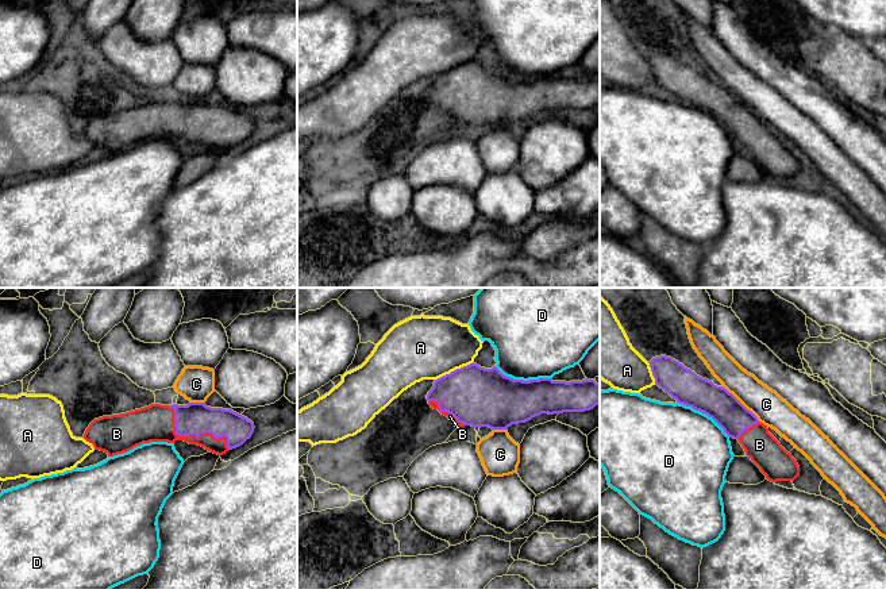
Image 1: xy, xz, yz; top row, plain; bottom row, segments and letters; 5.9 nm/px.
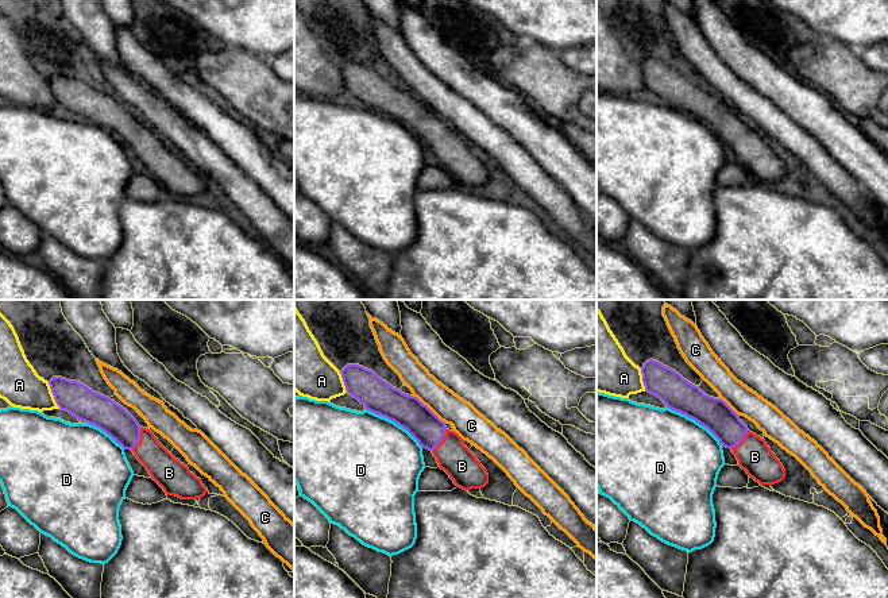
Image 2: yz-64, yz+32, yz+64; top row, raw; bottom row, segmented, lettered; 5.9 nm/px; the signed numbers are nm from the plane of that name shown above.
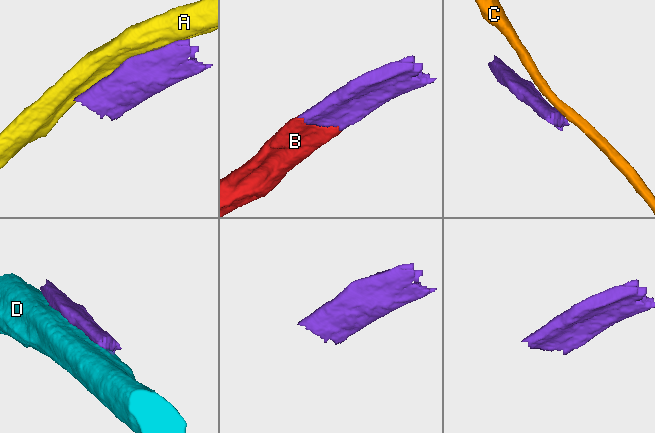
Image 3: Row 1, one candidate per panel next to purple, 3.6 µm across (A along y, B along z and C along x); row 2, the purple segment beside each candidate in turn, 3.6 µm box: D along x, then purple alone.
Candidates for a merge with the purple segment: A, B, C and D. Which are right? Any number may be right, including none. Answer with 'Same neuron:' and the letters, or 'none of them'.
Same neuron: B

